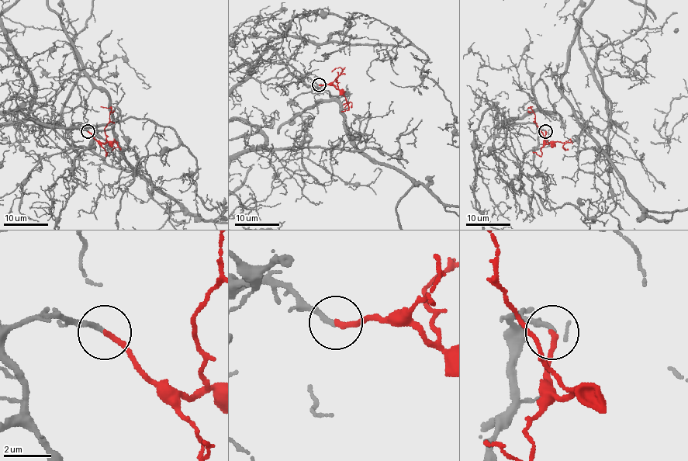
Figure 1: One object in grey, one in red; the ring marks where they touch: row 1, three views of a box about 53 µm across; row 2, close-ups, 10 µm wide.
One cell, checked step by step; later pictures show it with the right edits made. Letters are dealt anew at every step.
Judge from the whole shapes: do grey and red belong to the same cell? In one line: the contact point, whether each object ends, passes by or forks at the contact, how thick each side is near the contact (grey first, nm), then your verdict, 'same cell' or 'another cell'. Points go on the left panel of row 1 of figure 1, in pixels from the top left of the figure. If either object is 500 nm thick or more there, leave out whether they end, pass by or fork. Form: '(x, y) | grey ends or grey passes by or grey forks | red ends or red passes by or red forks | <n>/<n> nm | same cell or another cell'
(88, 131) | grey ends | red ends | 200/240 nm | same cell

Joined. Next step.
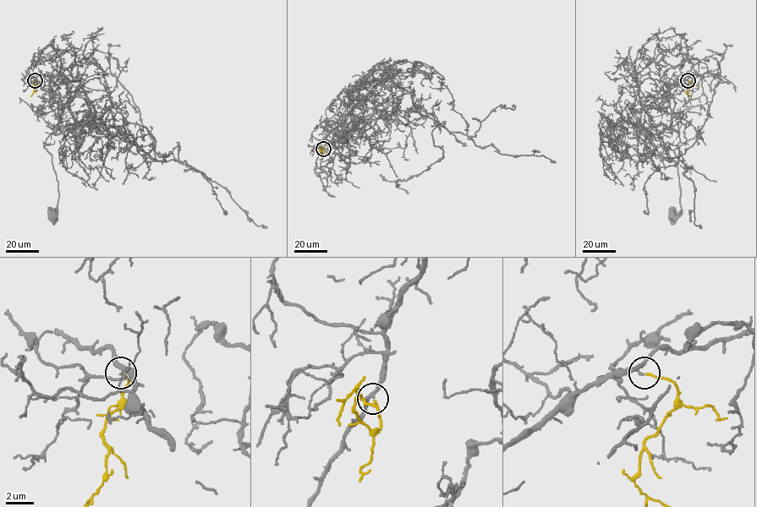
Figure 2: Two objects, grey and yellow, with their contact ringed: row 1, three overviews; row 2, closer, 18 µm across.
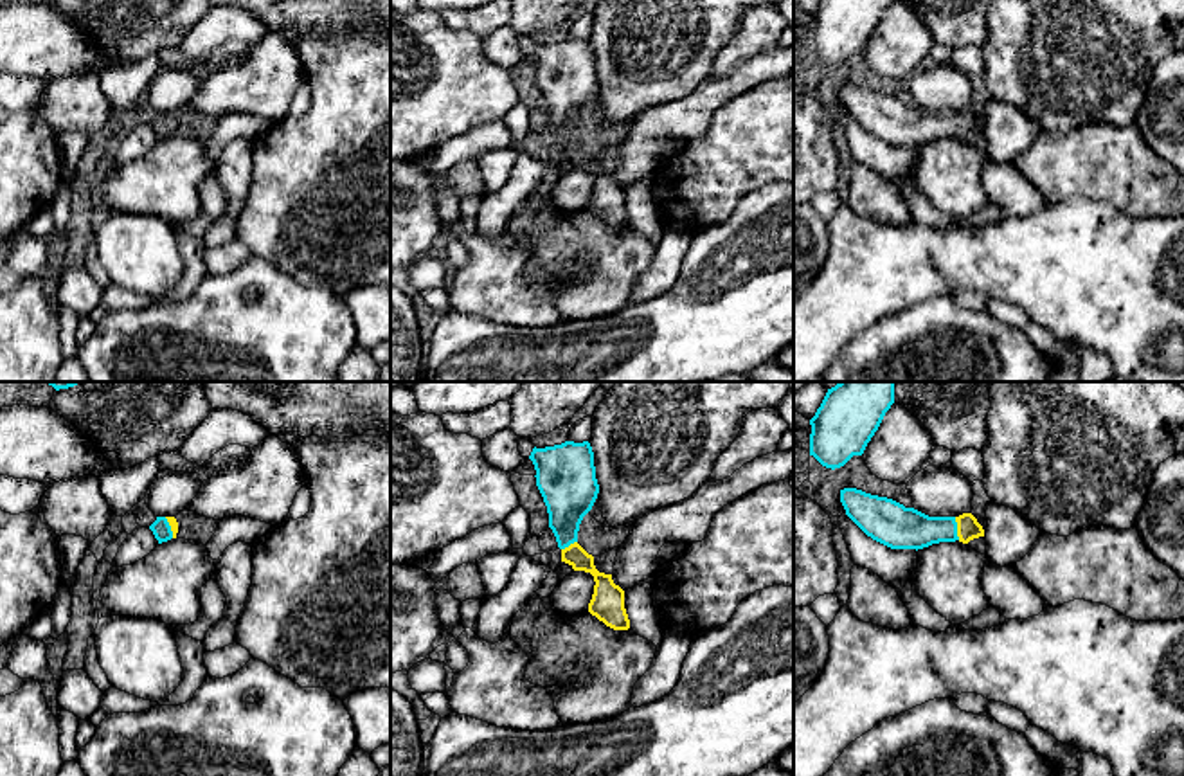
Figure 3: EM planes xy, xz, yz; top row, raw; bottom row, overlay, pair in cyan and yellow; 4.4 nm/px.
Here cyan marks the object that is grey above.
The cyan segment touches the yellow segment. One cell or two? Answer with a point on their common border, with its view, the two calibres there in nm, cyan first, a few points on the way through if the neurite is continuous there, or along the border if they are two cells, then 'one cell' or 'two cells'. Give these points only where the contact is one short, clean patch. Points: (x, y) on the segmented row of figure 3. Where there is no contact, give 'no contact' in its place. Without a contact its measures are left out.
yz (956, 528) | 190/100 nm | across yz (900, 528), (956, 528), (968, 528) | one cell

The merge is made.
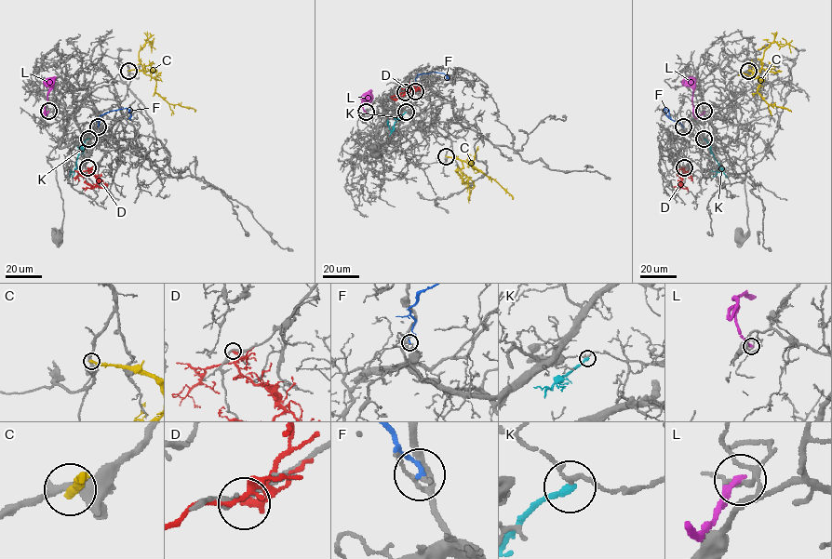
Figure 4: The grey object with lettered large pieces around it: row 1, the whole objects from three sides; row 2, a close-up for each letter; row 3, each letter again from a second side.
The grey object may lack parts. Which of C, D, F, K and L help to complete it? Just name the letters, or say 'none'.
none

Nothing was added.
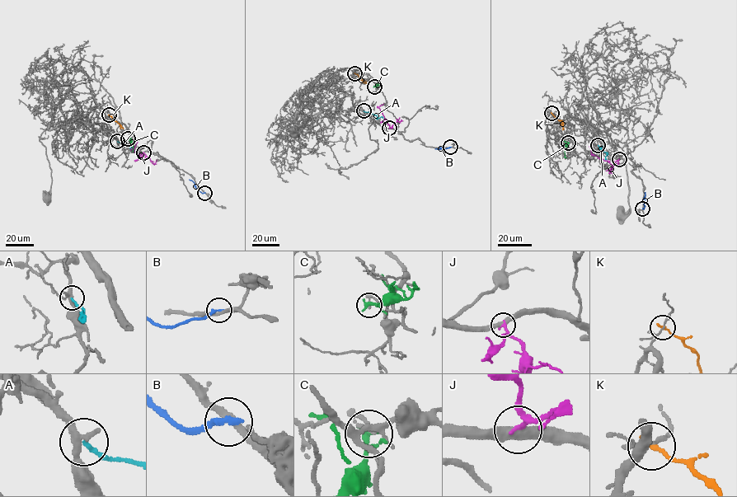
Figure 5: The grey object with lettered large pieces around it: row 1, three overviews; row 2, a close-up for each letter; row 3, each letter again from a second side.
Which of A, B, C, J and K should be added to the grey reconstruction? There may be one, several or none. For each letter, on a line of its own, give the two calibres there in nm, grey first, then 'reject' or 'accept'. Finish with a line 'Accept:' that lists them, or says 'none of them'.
A: calibres 320 and 160 nm; accept
B: calibres 280 and 260 nm; reject
C: calibres 90 and 240 nm; reject
J: calibres 400 and 170 nm; reject
K: calibres 120 and 220 nm; reject
Accept: A

